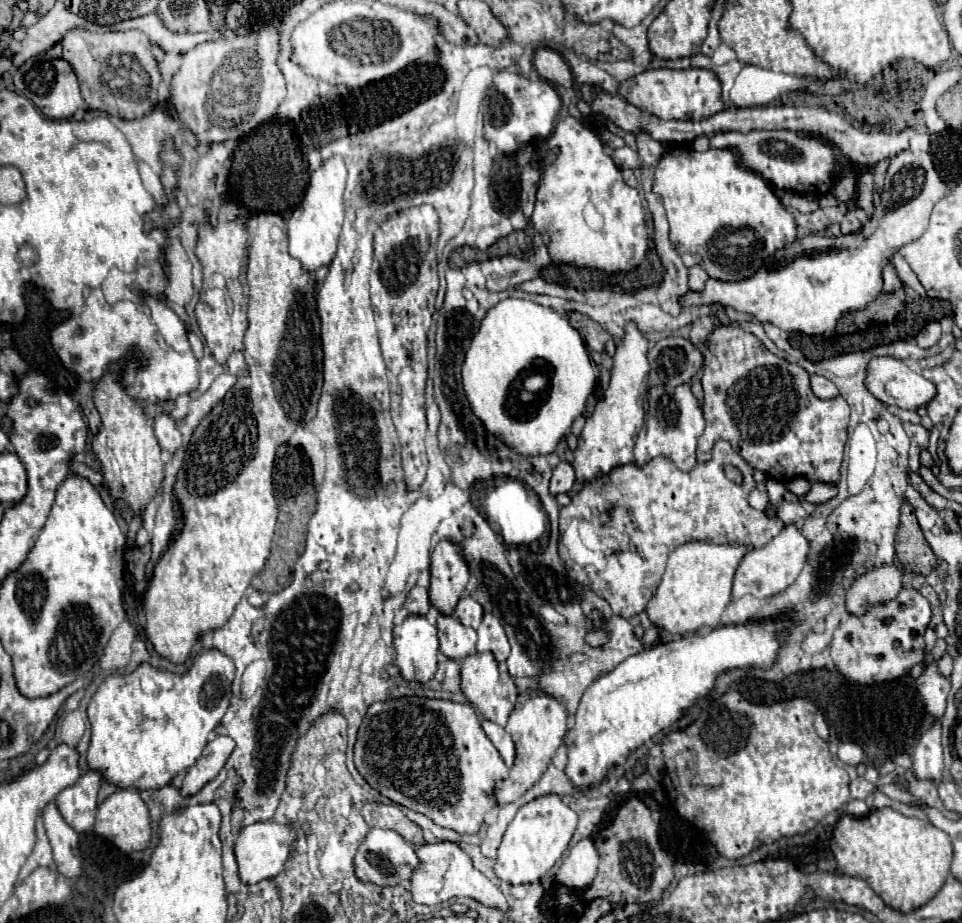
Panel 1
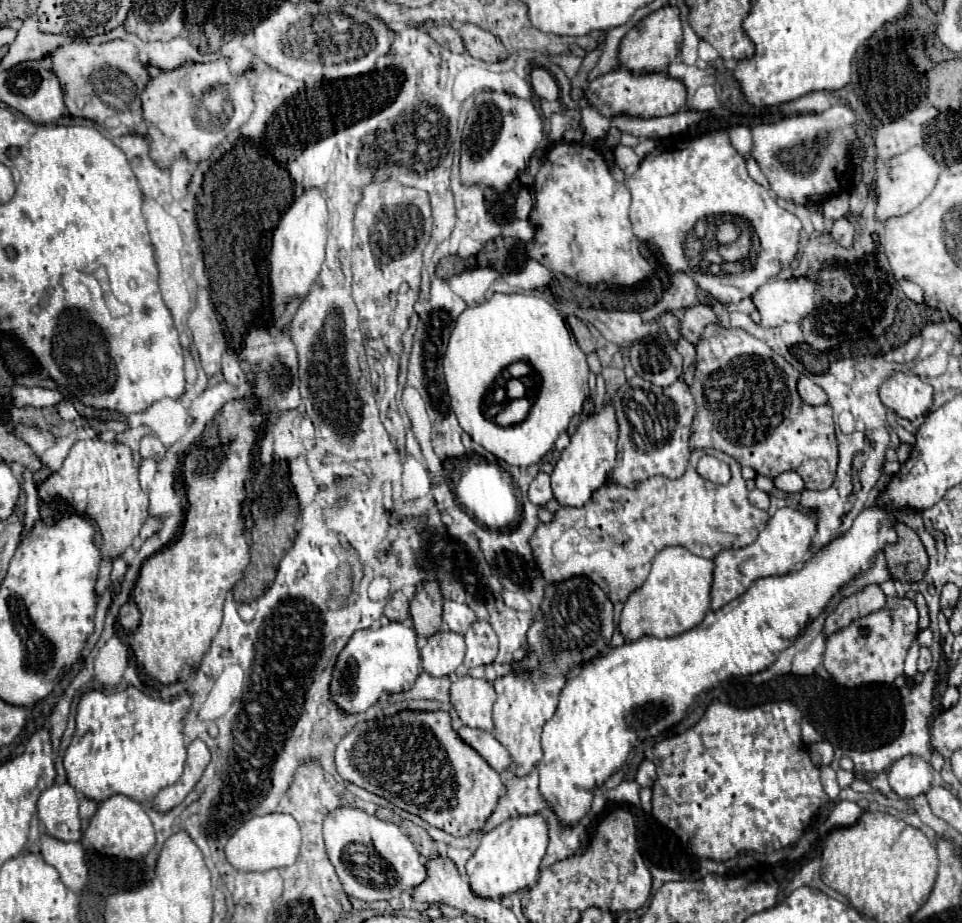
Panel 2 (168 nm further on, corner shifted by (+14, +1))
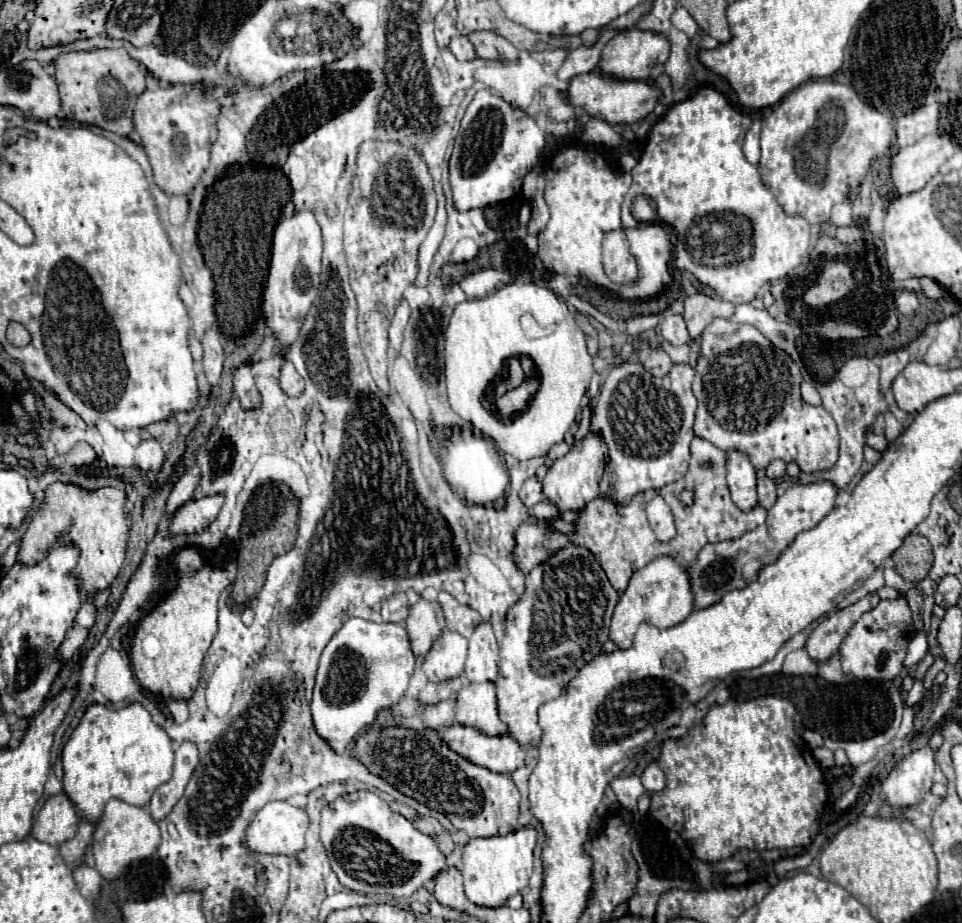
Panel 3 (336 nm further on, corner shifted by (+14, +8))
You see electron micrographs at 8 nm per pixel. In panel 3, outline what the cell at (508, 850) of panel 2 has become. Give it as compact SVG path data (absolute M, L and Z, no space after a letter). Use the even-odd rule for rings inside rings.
M528 824L506 836L492 838L474 838L464 846L464 890L470 902L478 906L502 906L510 896L518 894L528 886L528 880L534 870L534 846L538 832Z

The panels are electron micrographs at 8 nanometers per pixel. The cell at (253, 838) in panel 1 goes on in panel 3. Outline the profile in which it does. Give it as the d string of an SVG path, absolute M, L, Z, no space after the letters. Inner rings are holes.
M268 802L250 822L246 834L242 838L242 846L246 846L254 854L284 854L292 856L304 850L304 832L308 826L308 816L304 810L290 806L288 802Z

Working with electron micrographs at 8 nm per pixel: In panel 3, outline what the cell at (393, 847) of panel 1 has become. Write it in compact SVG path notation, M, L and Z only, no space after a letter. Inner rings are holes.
M370 790L340 796L324 806L320 840L338 880L358 894L412 896L446 868L446 860L434 840L418 832L402 814L392 812L388 804Z

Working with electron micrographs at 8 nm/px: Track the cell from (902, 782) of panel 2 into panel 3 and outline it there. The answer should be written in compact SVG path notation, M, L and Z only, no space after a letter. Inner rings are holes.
M926 746L904 756L882 782L882 796L894 806L914 806L932 788L934 752Z

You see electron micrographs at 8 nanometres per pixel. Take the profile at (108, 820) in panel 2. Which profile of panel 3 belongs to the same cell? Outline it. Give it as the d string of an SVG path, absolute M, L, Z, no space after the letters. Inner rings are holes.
M112 798L104 808L102 818L94 824L92 852L96 860L96 870L104 878L118 878L130 862L148 858L158 848L158 844L160 844L160 828L156 820L152 820L152 816L144 808Z

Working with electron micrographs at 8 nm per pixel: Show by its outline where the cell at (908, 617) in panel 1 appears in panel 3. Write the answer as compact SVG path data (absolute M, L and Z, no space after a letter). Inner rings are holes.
M906 598L894 600L880 600L880 604L862 614L862 618L852 626L848 636L840 644L840 666L846 674L860 678L860 680L894 680L900 670L902 662L908 652L908 642L914 636L914 622L912 610Z

